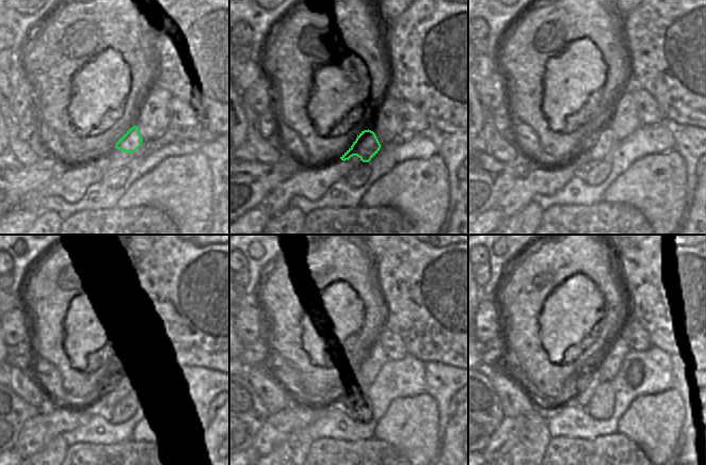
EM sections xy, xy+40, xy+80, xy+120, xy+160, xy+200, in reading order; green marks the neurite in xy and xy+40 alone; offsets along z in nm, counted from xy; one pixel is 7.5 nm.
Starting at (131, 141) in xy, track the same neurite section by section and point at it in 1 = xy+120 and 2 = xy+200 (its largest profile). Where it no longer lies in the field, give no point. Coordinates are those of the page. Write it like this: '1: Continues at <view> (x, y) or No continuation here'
1: Continues at xy+120 (122, 387)
2: Continues at xy+200 (581, 396).

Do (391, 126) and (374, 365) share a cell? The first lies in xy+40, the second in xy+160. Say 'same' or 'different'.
same

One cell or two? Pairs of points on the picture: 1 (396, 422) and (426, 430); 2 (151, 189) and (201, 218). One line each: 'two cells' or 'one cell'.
1: one cell
2: one cell

